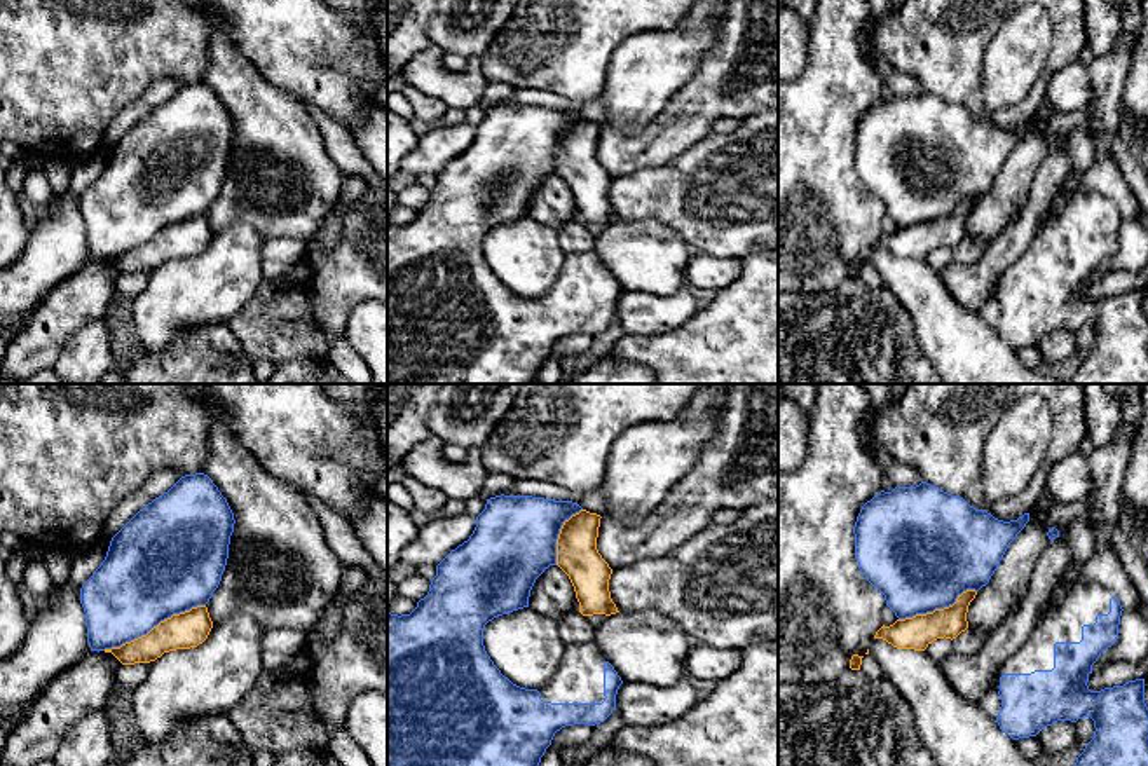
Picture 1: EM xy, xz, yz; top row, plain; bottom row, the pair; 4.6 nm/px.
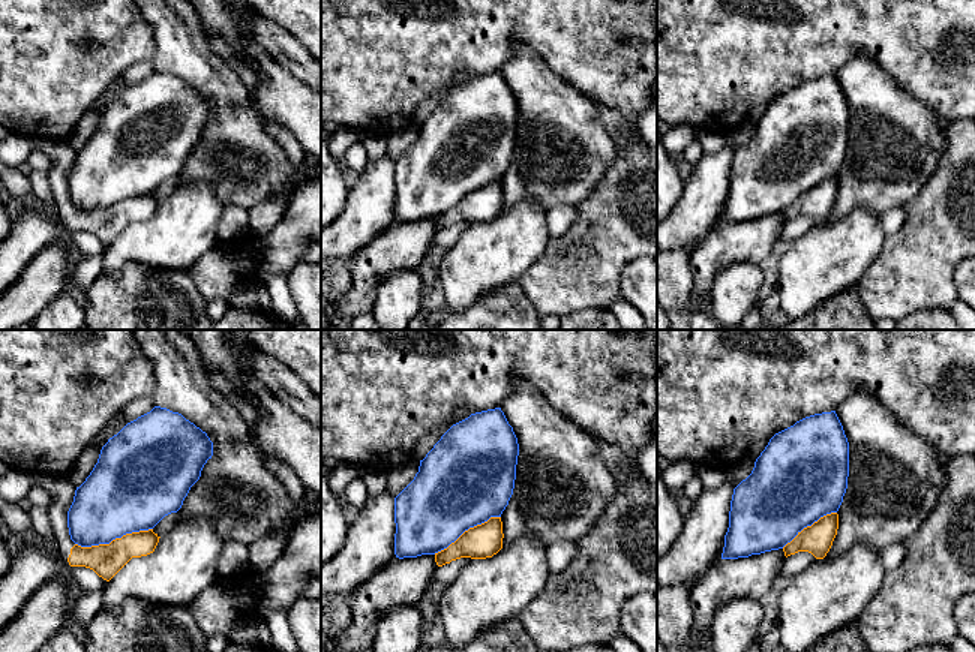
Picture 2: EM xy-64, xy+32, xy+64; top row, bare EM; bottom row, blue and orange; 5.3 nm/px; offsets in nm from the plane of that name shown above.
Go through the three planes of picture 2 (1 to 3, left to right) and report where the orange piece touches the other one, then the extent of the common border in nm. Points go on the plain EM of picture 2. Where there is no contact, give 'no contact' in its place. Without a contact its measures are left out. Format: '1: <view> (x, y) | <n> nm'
1: xy-64 (113, 203) | 420 nm
2: xy+32 (467, 194) | 420 nm
3: xy+64 (809, 189) | 360 nm

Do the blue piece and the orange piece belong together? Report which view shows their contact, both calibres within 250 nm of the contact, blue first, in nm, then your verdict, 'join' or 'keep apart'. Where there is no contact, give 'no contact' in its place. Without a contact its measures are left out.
meets blue in xy; 440 nm thick on the blue side, 170 nm on the other; keep apart

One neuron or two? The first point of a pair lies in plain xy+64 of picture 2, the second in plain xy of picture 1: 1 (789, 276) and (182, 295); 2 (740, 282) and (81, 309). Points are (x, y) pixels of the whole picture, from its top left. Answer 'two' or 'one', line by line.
1: one
2: two

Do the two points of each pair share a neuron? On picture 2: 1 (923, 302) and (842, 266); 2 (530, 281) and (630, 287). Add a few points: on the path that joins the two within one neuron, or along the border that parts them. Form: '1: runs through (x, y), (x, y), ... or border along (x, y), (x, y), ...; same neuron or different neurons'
1: border along (882, 246), (878, 257), (854, 287); different neurons
2: border along (639, 257), (635, 257), (621, 270), (620, 294); different neurons

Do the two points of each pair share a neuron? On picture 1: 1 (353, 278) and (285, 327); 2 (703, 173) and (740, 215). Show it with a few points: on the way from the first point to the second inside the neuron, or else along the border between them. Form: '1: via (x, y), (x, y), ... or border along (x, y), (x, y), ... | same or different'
1: via (335, 281), (328, 283), (302, 309) | same
2: via (714, 184), (735, 205) | same

